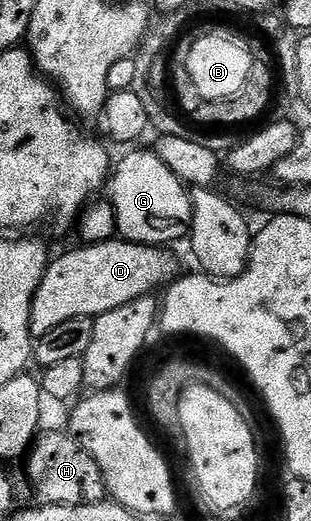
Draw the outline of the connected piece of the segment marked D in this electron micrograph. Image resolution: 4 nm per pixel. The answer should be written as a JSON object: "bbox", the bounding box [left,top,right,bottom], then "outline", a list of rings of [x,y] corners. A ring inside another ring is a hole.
{"bbox":[30,237,179,337],"outline":[[[113,237],[102,243],[79,245],[75,251],[66,251],[47,267],[32,301],[30,332],[36,337],[72,321],[76,317],[94,319],[128,301],[145,295],[154,295],[159,289],[173,284],[179,278],[178,259],[165,246],[129,243]]]}

